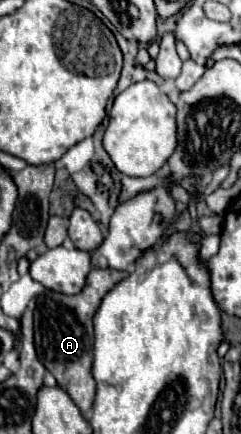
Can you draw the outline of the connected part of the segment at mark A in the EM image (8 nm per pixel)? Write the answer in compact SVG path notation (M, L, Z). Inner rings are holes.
M93 268L87 276L85 288L79 294L67 296L61 292L45 290L37 298L37 308L35 308L37 354L41 358L41 364L55 378L59 378L57 382L69 392L69 396L81 408L83 414L93 406L93 394L95 394L95 382L93 382L93 374L91 374L91 366L93 366L93 316L101 304L101 298L117 282L121 282L125 276L129 276L129 272L125 272L125 270Z

